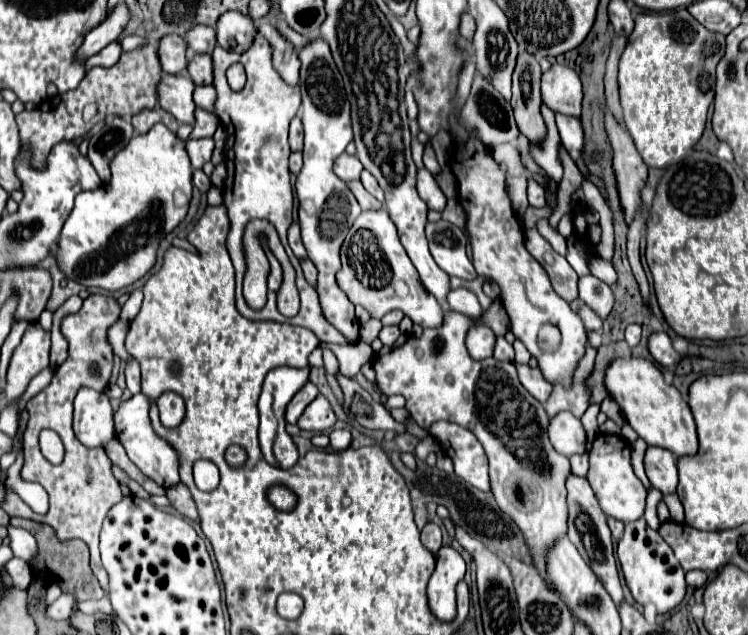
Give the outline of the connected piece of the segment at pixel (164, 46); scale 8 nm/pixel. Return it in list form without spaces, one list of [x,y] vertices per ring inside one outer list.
[[[166,35],[160,41],[160,49],[158,49],[164,73],[178,75],[178,73],[186,71],[186,67],[188,67],[186,51],[188,51],[188,45],[184,43],[184,39],[180,35]]]

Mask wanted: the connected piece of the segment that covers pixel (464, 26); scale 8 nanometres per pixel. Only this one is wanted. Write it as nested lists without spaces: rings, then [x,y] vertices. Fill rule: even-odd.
[[[464,13],[462,15],[462,23],[460,23],[460,35],[470,41],[474,33],[476,33],[476,21],[472,19],[470,13]]]

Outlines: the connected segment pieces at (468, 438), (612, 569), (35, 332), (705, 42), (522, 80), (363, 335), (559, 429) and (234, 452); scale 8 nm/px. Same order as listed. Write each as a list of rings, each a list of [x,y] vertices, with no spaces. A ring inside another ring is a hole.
[[[438,421],[432,425],[430,435],[436,437],[440,449],[452,459],[458,477],[480,491],[490,491],[488,459],[474,433],[456,423]]]
[[[570,473],[566,479],[566,489],[568,489],[568,497],[566,497],[566,501],[568,501],[568,539],[576,545],[576,549],[584,557],[584,561],[598,575],[598,579],[602,581],[602,585],[606,587],[606,591],[614,599],[614,603],[620,605],[624,595],[622,595],[622,587],[620,587],[616,559],[612,555],[612,537],[610,537],[610,529],[606,525],[606,515],[598,507],[598,501],[596,501],[586,477],[578,477],[578,475]]]
[[[30,323],[10,359],[8,383],[4,389],[8,401],[20,397],[26,391],[30,379],[50,365],[48,357],[50,357],[50,333],[46,333],[38,323]]]
[[[684,7],[666,13],[640,13],[634,23],[634,31],[620,57],[618,75],[624,121],[644,163],[648,167],[666,167],[684,159],[704,135],[708,109],[716,95],[716,65],[726,51],[726,35],[708,31]]]
[[[522,51],[516,59],[516,71],[512,73],[512,109],[516,123],[532,143],[538,143],[546,135],[546,127],[540,115],[540,65],[538,61]]]
[[[371,318],[366,323],[360,325],[360,341],[371,344],[374,339],[378,338],[383,324],[381,320]]]
[[[562,411],[560,415],[550,419],[548,437],[552,447],[566,457],[586,451],[584,427],[580,419],[576,419],[574,415],[568,415],[568,411]]]
[[[232,445],[232,447],[228,447],[228,451],[226,451],[226,461],[228,461],[228,465],[232,465],[232,467],[242,467],[244,463],[246,463],[246,451],[242,449],[242,447],[238,447],[238,445]]]

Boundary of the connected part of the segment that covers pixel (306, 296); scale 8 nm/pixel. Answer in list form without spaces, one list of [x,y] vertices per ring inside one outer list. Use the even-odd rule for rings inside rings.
[[[262,35],[256,37],[254,45],[246,53],[232,53],[232,51],[224,51],[222,47],[216,47],[212,53],[212,59],[214,59],[214,87],[218,91],[216,115],[228,133],[228,141],[226,141],[228,177],[224,181],[222,195],[224,195],[224,205],[230,219],[230,233],[228,233],[226,247],[235,269],[236,307],[244,317],[254,321],[272,319],[278,323],[292,323],[294,326],[312,330],[321,342],[351,345],[351,342],[332,327],[322,315],[318,293],[304,279],[300,261],[294,257],[286,239],[288,227],[292,225],[292,209],[294,209],[294,193],[292,193],[290,171],[288,171],[288,155],[290,155],[288,127],[290,127],[290,119],[300,109],[300,87],[298,85],[288,87],[288,83],[280,79],[280,73],[272,67],[272,45]],[[234,63],[242,63],[246,69],[248,81],[242,91],[232,91],[226,81],[226,69]],[[254,217],[268,219],[276,227],[280,241],[288,251],[289,260],[296,269],[296,287],[300,293],[300,311],[296,317],[284,317],[282,313],[254,313],[254,309],[248,307],[242,295],[244,271],[246,271],[244,253],[242,253],[242,231],[246,223]]]

